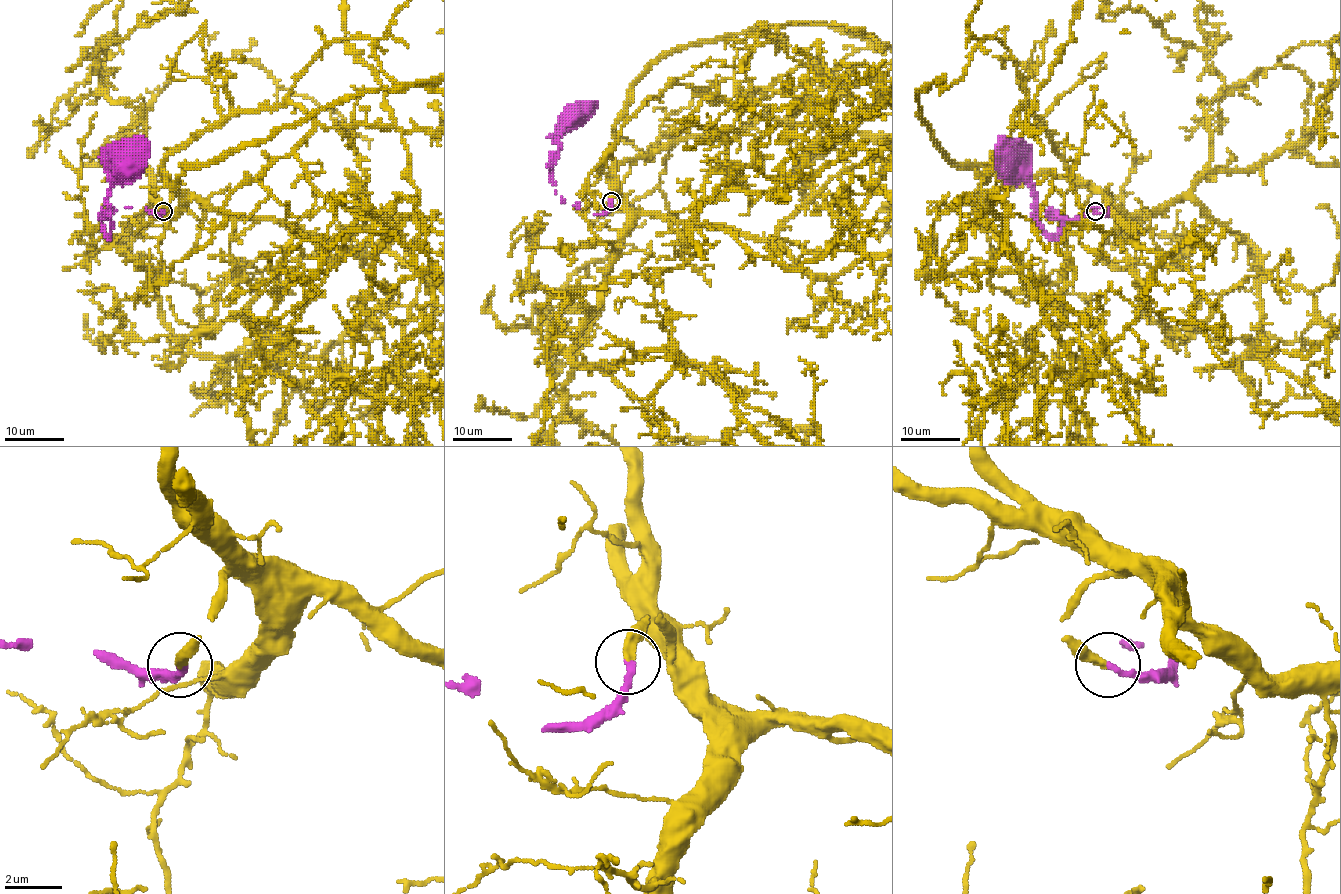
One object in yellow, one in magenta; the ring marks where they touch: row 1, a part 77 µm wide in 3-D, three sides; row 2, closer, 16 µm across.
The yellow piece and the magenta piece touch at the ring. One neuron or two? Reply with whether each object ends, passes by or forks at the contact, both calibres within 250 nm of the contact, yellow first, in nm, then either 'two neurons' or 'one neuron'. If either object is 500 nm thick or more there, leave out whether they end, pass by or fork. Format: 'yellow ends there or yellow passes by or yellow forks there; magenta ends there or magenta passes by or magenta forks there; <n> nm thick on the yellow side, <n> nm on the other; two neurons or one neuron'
yellow ends there; magenta ends there; 320 nm thick on the yellow side, 240 nm on the other; one neuron

